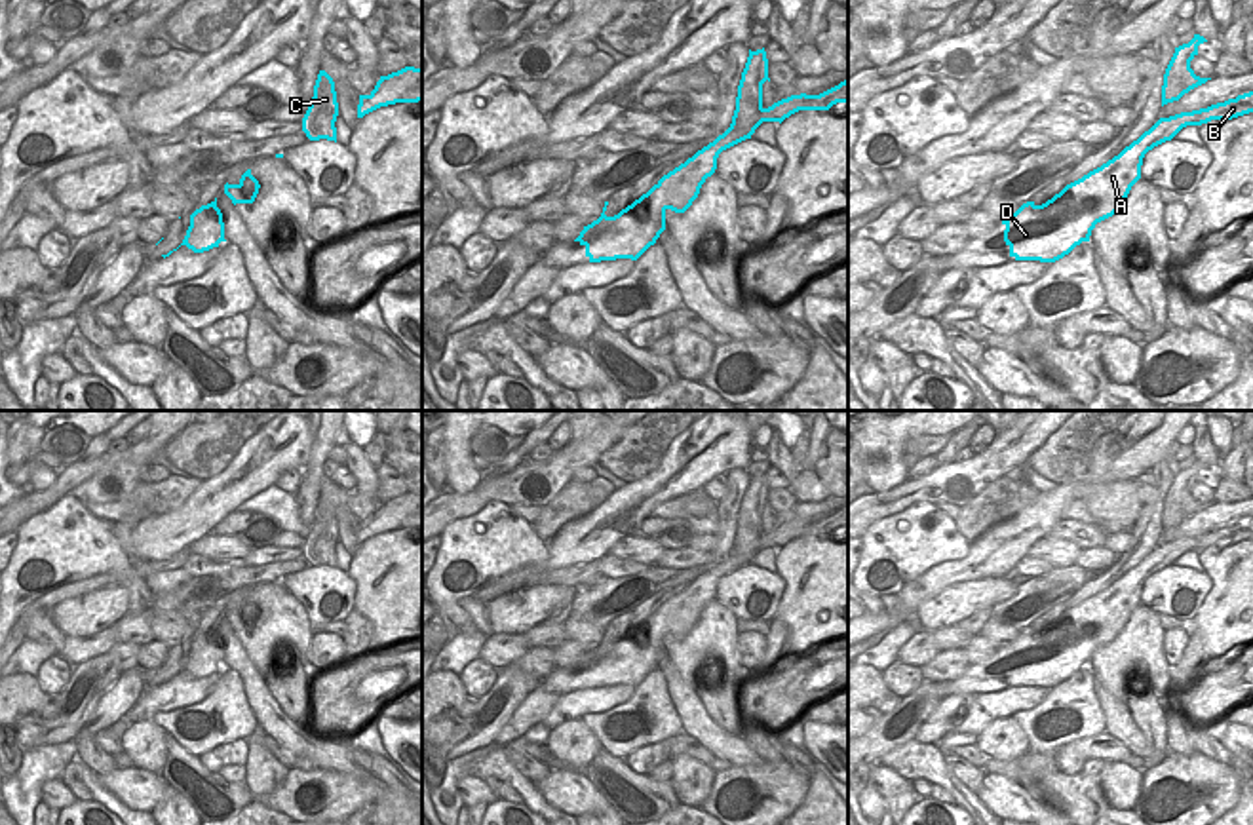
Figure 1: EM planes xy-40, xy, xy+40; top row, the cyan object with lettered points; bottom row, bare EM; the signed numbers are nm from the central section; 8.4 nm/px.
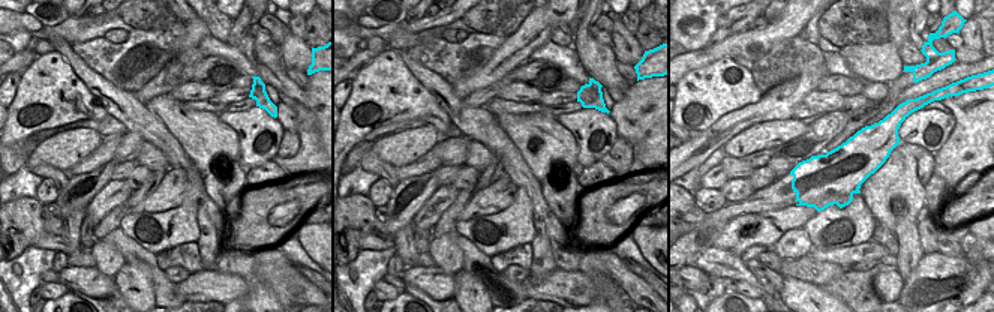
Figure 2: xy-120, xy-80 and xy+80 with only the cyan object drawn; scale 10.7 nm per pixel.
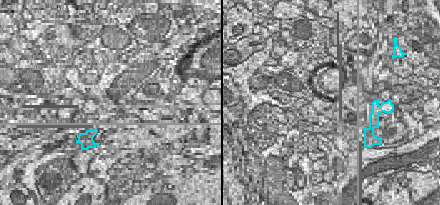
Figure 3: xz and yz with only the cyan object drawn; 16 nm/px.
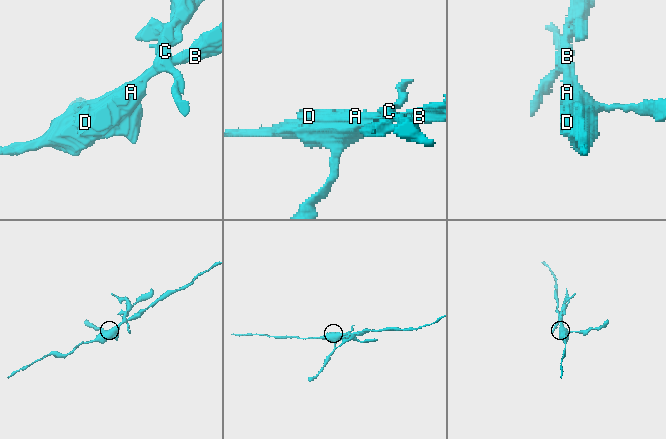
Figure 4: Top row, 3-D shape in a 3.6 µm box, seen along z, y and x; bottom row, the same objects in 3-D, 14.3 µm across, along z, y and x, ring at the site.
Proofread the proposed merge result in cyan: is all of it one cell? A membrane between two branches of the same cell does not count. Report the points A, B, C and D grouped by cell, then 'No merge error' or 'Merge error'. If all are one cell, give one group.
Groups: A B D / C. Merge error

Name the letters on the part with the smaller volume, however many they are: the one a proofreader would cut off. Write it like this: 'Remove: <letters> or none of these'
Remove: C

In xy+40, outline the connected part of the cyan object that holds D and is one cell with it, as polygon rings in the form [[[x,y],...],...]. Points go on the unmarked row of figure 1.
[[[1253,517],[1207,534],[1160,544],[1118,582],[1067,610],[1042,631],[1023,629],[1002,644],[1004,667],[1015,686],[1055,688],[1082,667],[1089,667],[1097,648],[1112,643],[1141,604],[1143,584],[1154,572],[1171,566],[1186,551],[1232,546],[1253,538]]]

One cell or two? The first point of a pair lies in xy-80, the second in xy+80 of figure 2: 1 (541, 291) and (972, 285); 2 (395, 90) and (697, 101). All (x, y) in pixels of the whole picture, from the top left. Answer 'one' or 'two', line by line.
1: one
2: one

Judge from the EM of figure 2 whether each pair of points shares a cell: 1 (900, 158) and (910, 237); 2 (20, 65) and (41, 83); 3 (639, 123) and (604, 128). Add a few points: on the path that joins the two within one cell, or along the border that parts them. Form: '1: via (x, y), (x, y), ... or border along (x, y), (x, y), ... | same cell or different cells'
1: via (900, 177), (900, 182), (913, 195), (915, 218) | same cell
2: border along (39, 56), (21, 72) | different cells
3: border along (607, 114), (615, 123), (618, 137) | different cells

